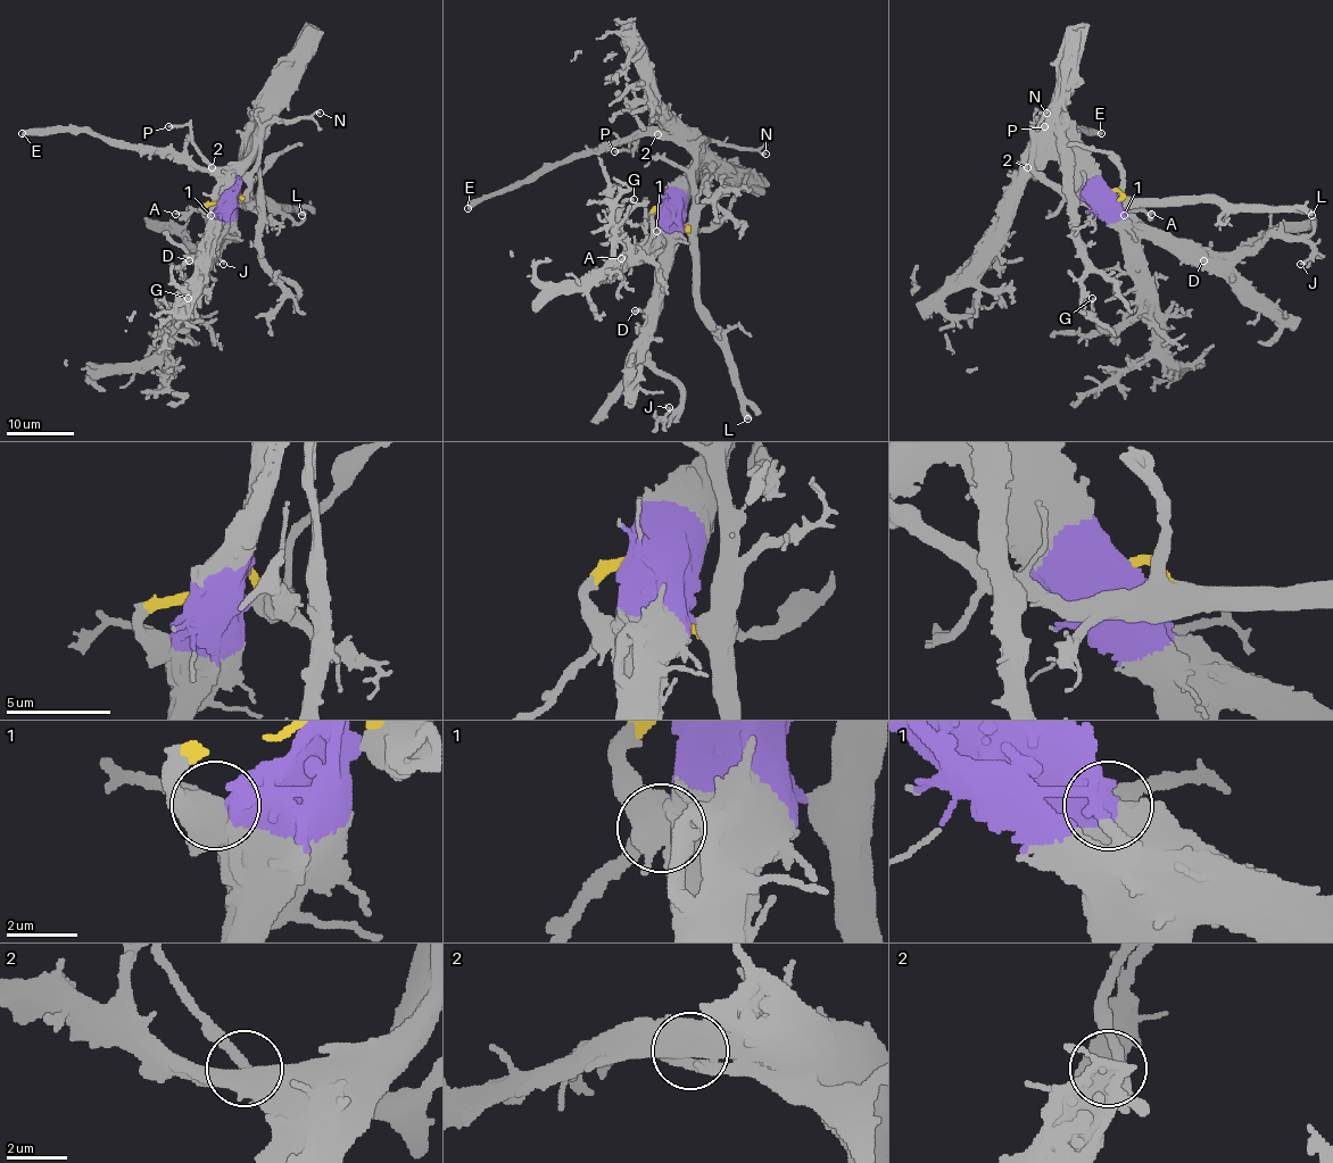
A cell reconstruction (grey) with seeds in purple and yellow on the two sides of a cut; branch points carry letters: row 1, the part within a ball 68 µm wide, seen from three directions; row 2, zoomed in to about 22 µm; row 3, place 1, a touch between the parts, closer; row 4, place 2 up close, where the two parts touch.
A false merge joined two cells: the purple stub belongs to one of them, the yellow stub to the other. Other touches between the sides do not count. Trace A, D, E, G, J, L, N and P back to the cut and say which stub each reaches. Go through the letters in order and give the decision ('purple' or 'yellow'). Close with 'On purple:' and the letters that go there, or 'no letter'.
A: purple
D: purple
E: purple
G: purple
J: purple
L: yellow
N: yellow
P: yellow
On purple: A, D, E, G, J

